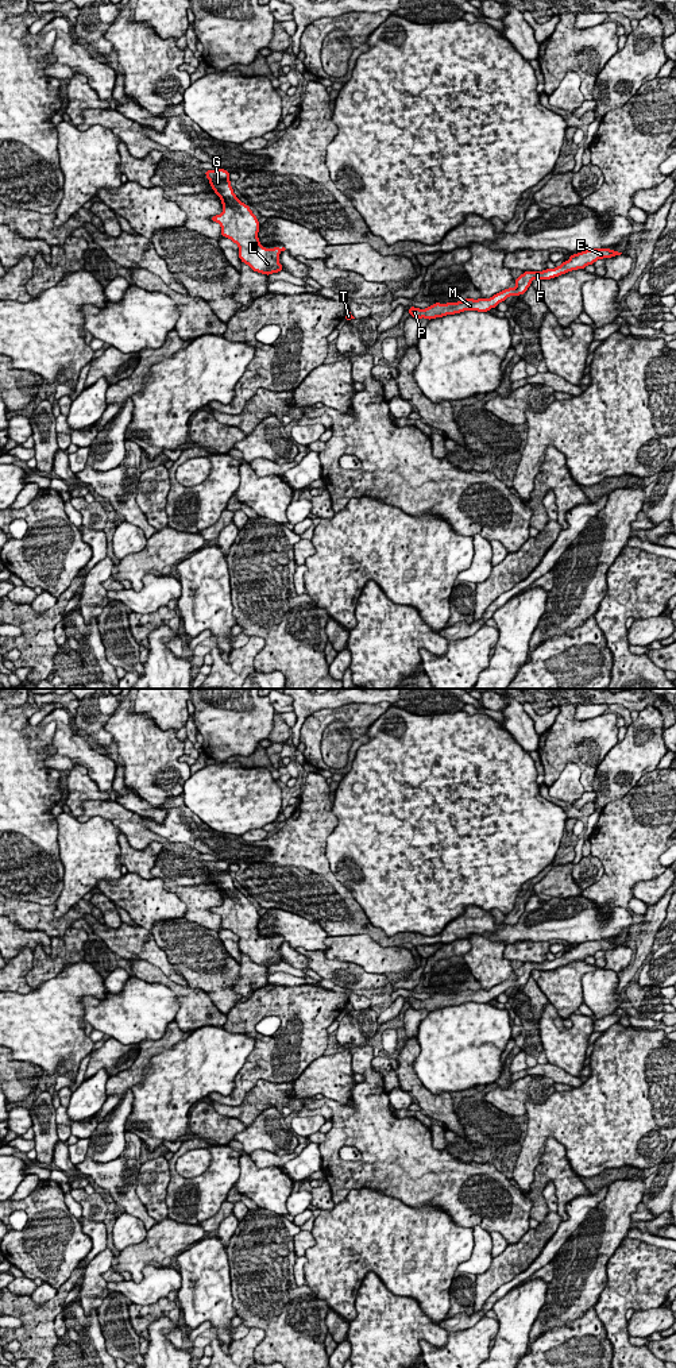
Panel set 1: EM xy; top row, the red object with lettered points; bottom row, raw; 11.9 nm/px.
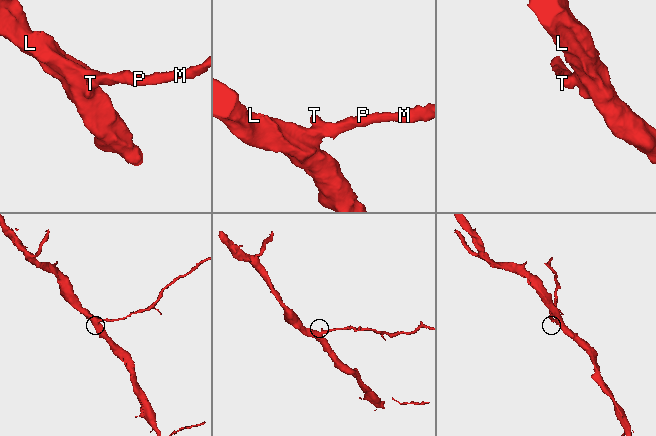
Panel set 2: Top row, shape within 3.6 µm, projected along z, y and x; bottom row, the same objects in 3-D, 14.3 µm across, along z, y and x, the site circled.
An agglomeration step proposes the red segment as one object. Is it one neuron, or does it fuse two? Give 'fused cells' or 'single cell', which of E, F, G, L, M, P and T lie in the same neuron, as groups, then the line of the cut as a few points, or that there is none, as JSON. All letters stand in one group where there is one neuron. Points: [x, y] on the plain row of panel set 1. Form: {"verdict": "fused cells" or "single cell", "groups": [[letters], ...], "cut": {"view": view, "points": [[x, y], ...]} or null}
{"verdict": "single cell", "groups": [["E", "F", "G", "L", "M", "P", "T"]], "cut": null}

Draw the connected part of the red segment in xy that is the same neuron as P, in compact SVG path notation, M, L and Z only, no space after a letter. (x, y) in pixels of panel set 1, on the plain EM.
M611 940L586 941L578 945L572 945L568 952L563 953L560 957L556 957L555 960L545 960L542 963L524 963L519 968L514 971L514 979L501 982L490 990L466 990L457 994L447 995L434 994L425 1001L410 998L407 1003L413 1009L425 1009L428 1011L443 1009L447 1006L461 1005L464 1002L488 1003L491 999L497 999L497 997L499 994L503 994L507 989L521 987L526 984L533 971L551 971L572 962L584 962L587 956L594 956L598 951L611 949L621 945L622 944L614 943Z

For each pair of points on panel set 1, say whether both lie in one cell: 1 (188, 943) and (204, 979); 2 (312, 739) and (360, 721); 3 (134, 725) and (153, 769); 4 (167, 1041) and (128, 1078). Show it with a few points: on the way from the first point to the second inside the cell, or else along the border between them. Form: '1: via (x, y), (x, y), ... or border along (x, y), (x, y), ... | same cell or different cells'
1: via (197, 952), (204, 959), (204, 970) | same cell
2: via (319, 725), (329, 715), (347, 715) | same cell
3: via (136, 736), (147, 752), (147, 758) | same cell
4: via (157, 1047), (143, 1059), (139, 1067) | same cell

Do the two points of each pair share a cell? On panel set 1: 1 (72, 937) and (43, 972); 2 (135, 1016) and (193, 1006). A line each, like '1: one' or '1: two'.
1: one
2: two

